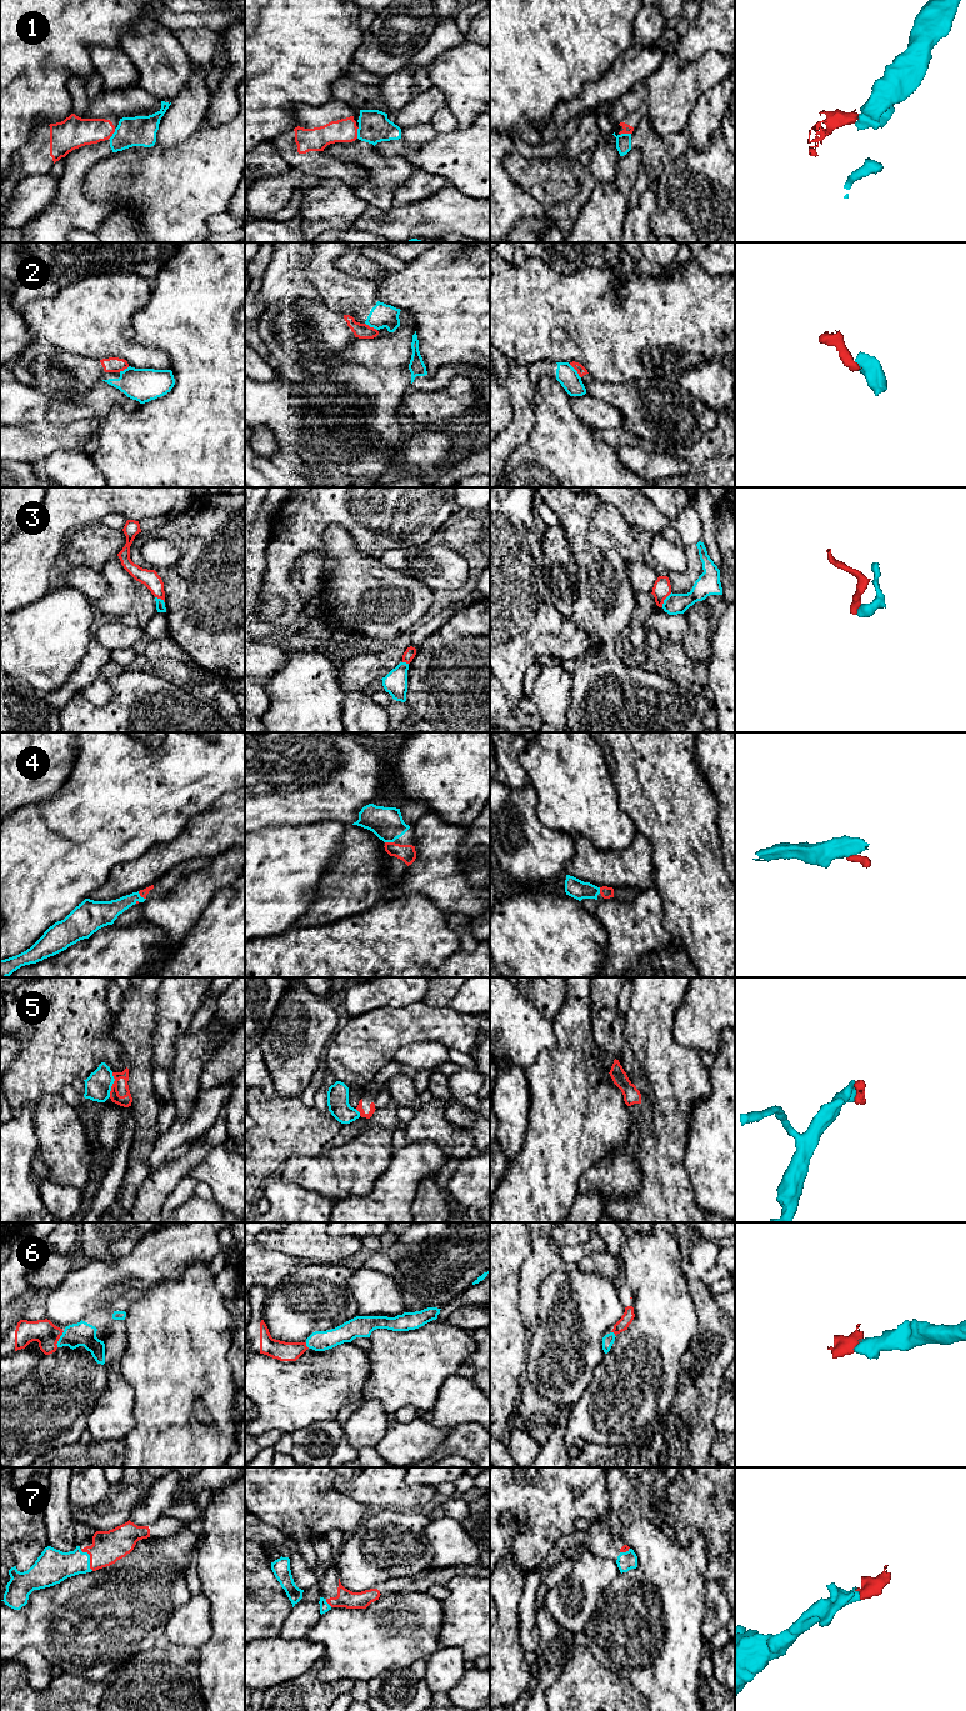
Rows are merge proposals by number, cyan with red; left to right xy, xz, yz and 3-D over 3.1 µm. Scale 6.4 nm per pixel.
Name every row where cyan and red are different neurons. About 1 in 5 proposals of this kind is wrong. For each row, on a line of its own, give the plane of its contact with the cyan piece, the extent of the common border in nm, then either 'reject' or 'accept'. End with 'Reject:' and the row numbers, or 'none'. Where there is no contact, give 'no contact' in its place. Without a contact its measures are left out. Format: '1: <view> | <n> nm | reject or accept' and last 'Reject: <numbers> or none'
1: xy | 90 nm | reject
2: yz | 120 nm | reject
3: yz | 120 nm | accept
4: xy | 80 nm | accept
5: xy | 160 nm | accept
6: xy | 120 nm | accept
7: xy | 170 nm | accept
Reject: 1, 2

